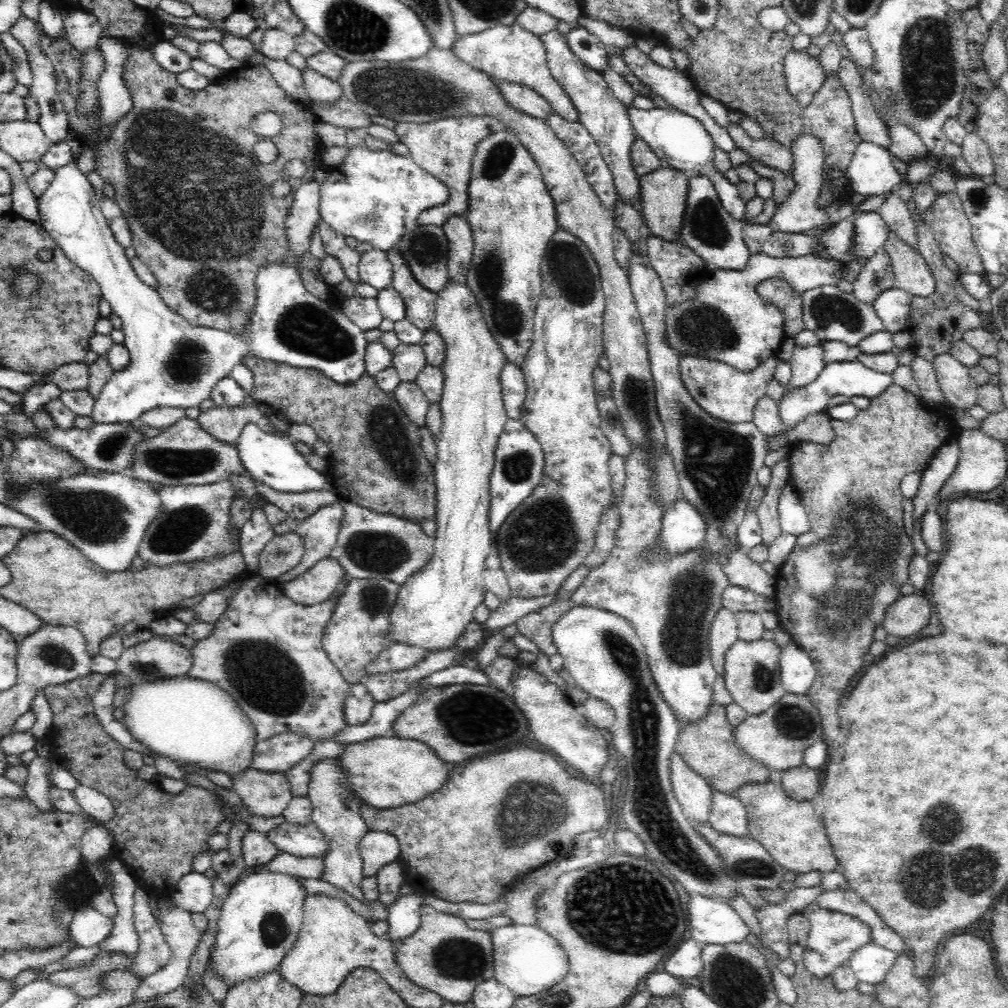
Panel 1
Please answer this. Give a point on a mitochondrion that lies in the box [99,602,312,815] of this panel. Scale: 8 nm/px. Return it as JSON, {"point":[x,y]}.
{"point":[266,678]}

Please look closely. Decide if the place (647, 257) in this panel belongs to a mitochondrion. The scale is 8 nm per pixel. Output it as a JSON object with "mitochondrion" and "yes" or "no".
{"mitochondrion":"no"}

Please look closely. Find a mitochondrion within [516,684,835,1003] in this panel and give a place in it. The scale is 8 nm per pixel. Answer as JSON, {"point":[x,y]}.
{"point":[600,900]}

